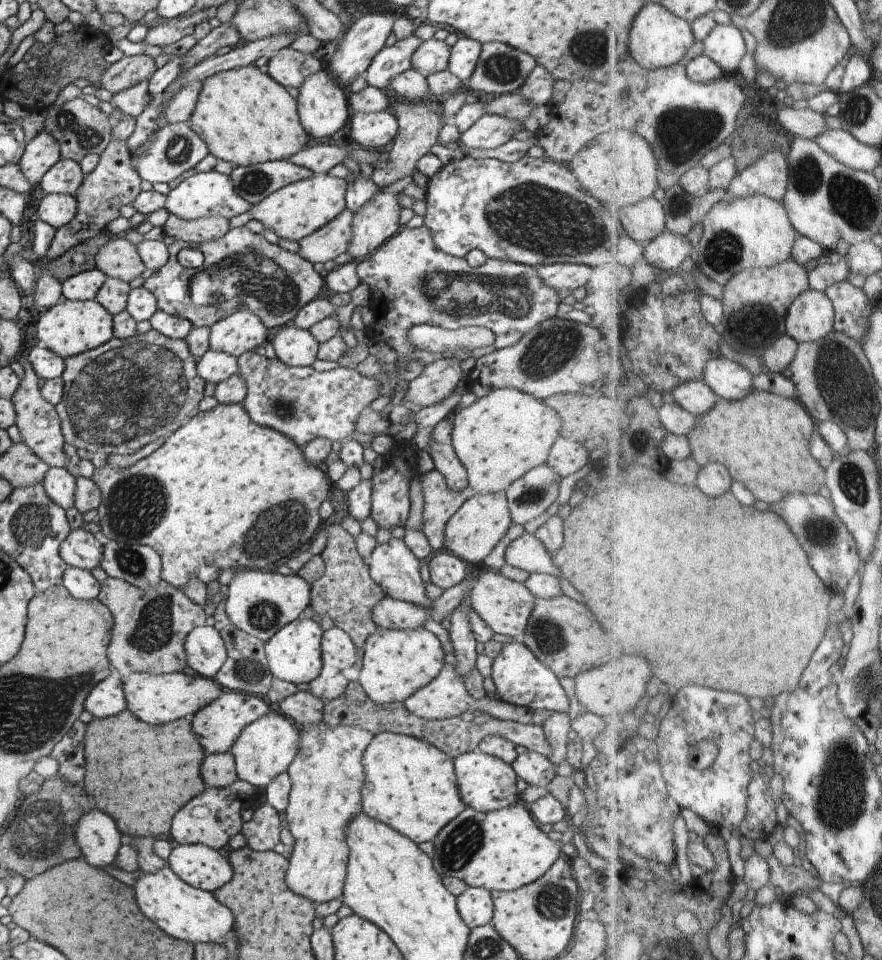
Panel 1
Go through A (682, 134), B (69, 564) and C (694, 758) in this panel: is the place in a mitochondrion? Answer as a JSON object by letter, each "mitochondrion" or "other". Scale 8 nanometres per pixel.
{"A":"mitochondrion","B":"other","C":"other"}

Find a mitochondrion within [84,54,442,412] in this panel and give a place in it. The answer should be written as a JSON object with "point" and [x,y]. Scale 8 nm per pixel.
{"point":[249,273]}

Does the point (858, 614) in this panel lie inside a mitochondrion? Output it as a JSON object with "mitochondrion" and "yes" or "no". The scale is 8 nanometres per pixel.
{"mitochondrion":"no"}

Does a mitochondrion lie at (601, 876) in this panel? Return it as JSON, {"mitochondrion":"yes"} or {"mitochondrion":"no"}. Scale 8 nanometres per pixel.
{"mitochondrion":"no"}

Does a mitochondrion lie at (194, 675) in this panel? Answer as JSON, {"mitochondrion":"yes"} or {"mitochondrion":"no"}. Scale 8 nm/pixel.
{"mitochondrion":"no"}

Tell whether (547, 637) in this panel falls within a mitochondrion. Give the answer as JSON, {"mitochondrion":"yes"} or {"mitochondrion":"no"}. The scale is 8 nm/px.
{"mitochondrion":"yes"}

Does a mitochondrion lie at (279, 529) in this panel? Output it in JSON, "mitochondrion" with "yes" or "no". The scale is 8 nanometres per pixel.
{"mitochondrion":"yes"}

